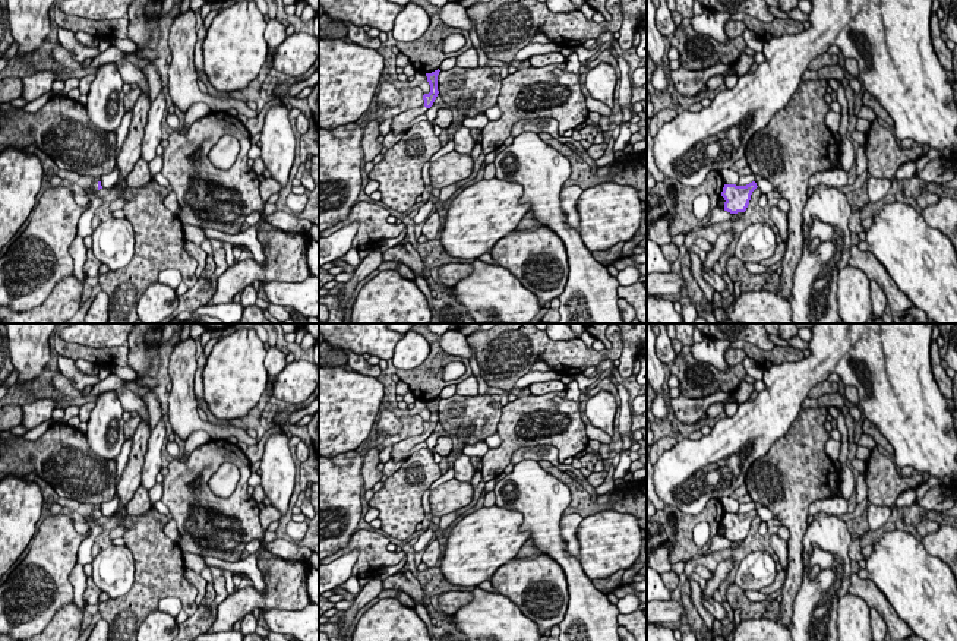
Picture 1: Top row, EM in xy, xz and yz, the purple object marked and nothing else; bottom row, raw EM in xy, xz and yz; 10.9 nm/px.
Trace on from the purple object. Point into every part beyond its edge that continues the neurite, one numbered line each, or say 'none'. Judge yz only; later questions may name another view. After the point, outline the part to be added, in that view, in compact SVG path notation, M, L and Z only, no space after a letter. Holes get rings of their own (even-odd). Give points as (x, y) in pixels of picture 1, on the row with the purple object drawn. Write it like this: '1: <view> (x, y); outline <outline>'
none

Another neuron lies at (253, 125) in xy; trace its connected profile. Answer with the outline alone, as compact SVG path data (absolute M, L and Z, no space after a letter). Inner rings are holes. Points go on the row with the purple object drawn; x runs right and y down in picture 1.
M282 98L271 100L269 102L265 104L263 110L256 117L252 117L252 119L247 120L244 127L247 129L250 136L262 132L262 127L263 127L263 123L265 123L265 116L275 105L284 105Z

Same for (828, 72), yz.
M838 64L825 66L825 67L818 69L818 70L806 69L803 72L800 80L809 80L809 79L824 79L824 80L836 79L838 82L843 82L844 80L844 72Z

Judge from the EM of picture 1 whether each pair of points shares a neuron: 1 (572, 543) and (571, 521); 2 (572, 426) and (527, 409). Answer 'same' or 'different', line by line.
1: same
2: same

